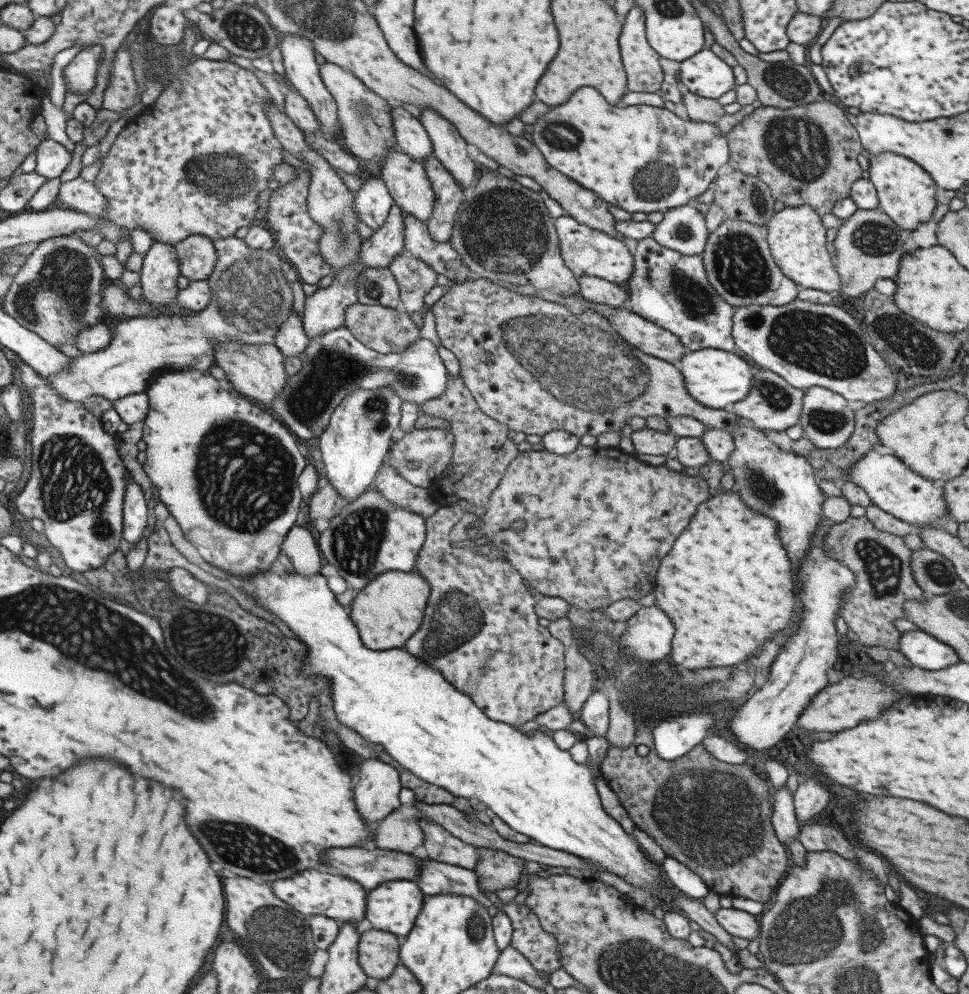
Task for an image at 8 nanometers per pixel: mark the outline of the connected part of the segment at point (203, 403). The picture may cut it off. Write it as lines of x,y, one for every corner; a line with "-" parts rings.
189,370
159,374
148,384
144,393
147,396
148,411
141,421
142,440
146,444
144,450
145,462
143,462
141,468
150,482
157,487
158,500
165,505
169,515
177,522
184,538
194,546
205,562
226,574
243,578
247,575
268,570
271,562
279,554
285,534
297,518
299,502
302,498
297,486
297,477
299,472
303,471
307,461
295,446
296,441
293,434
277,418
263,412
261,406
254,404
243,396
234,396
225,392
225,390
221,390
217,380
208,371

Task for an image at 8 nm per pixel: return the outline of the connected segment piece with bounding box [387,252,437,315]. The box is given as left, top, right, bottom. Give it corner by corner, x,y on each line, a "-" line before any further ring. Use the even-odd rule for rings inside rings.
405,252
394,256
387,266
400,290
400,309
408,315
424,312
423,296
435,286
436,272
418,258

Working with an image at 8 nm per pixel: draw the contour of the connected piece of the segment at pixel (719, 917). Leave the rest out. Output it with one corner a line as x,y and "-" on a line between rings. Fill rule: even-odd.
719,907
714,912
714,917
717,924
730,935
745,938
748,941
758,936
759,925
757,925
757,920
752,914
733,907

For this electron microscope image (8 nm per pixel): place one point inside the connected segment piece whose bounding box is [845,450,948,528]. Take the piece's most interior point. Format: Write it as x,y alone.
891,487

